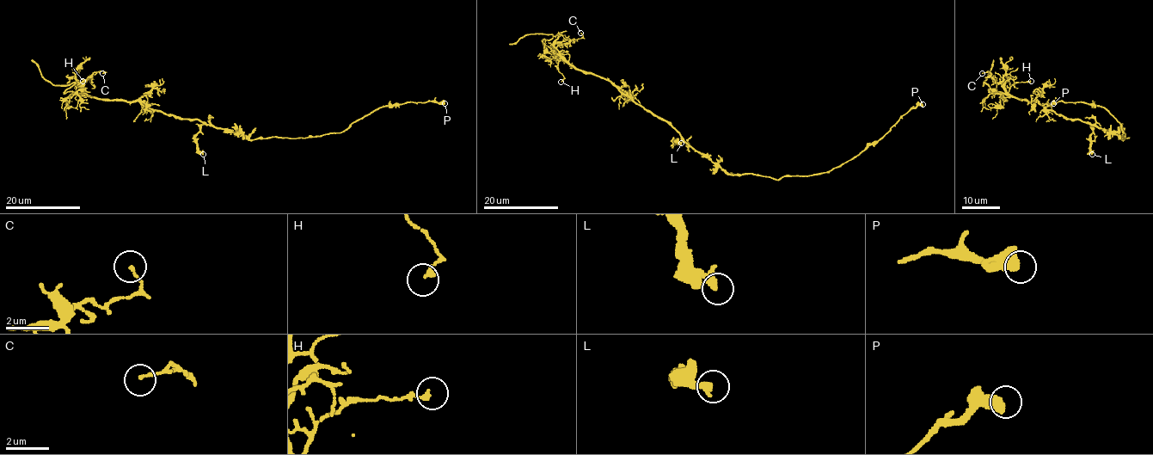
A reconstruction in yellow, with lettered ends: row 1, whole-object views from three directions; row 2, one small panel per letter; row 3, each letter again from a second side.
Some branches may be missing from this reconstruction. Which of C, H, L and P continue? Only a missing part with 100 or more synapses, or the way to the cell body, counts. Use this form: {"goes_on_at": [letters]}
{"goes_on_at": []}

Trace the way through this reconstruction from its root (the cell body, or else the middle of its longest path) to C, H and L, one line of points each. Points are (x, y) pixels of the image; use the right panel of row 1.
C: (1100, 128), (1079, 119), (1064, 119), (1036, 101), (1012, 97), (1000, 83), (993, 82), (988, 70), (982, 73)
H: (1100, 128), (1079, 119), (1064, 119), (1036, 101), (1020, 100), (1008, 92), (1015, 83), (1031, 81)
L: (1100, 128), (1091, 124), (1092, 154)

